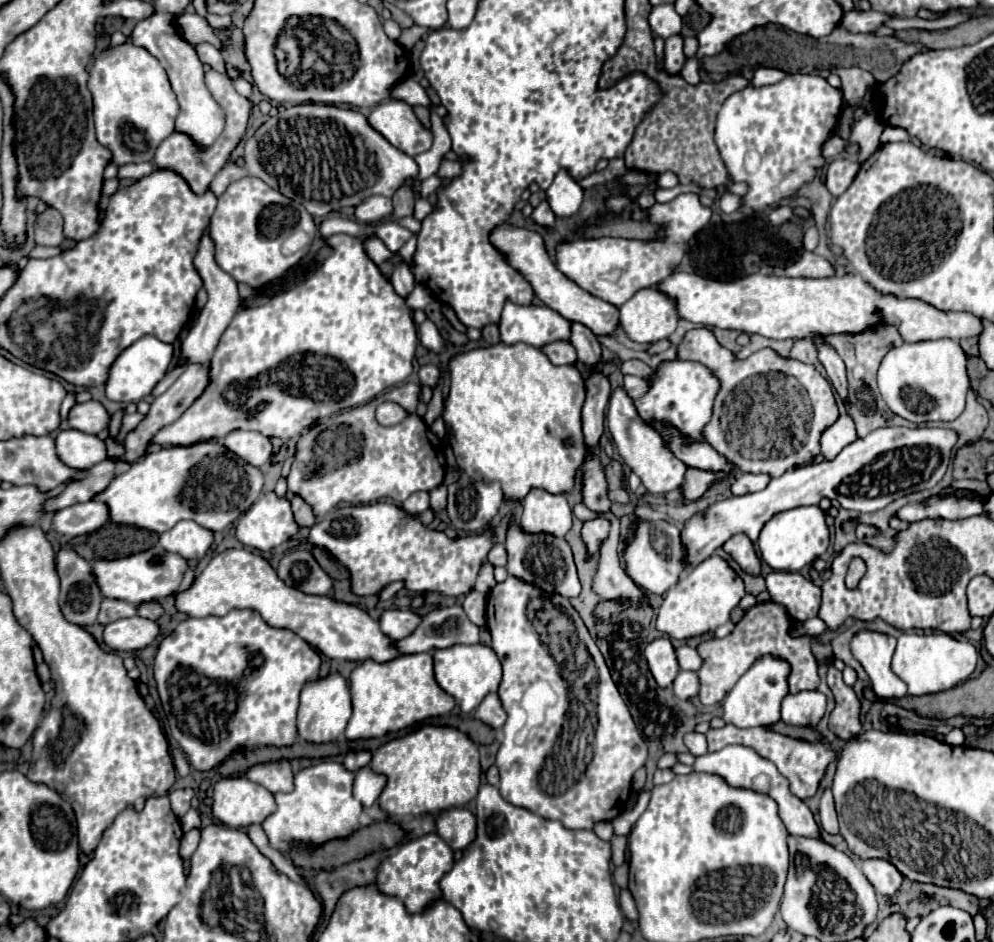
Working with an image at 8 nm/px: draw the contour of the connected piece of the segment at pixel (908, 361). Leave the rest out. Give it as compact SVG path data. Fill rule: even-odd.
M937 339L903 343L883 357L877 373L879 391L889 409L907 421L953 421L963 413L965 395L969 391L965 365L967 355L957 341Z

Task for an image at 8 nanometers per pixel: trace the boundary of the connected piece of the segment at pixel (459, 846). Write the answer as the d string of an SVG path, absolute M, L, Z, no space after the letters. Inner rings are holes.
M461 807L443 811L437 817L437 833L451 849L463 851L475 839L475 815Z

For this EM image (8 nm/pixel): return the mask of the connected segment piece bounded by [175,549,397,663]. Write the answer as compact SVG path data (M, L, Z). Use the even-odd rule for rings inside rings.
M227 549L213 557L209 565L199 573L199 577L195 577L189 589L175 593L175 609L185 613L187 617L221 617L227 615L231 609L253 609L259 611L267 625L291 629L329 659L375 659L385 663L397 655L393 641L381 633L379 623L373 621L363 609L287 587L277 577L275 569L267 563L267 559L253 555L245 549Z

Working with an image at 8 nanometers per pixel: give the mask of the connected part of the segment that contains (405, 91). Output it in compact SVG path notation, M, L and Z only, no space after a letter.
M407 77L405 81L401 81L393 91L395 91L395 93L393 93L395 99L401 99L401 101L405 101L405 103L409 103L409 105L423 105L423 107L427 107L427 109L433 107L433 103L431 103L431 99L427 97L425 89L423 89L417 81L413 81L411 77Z

